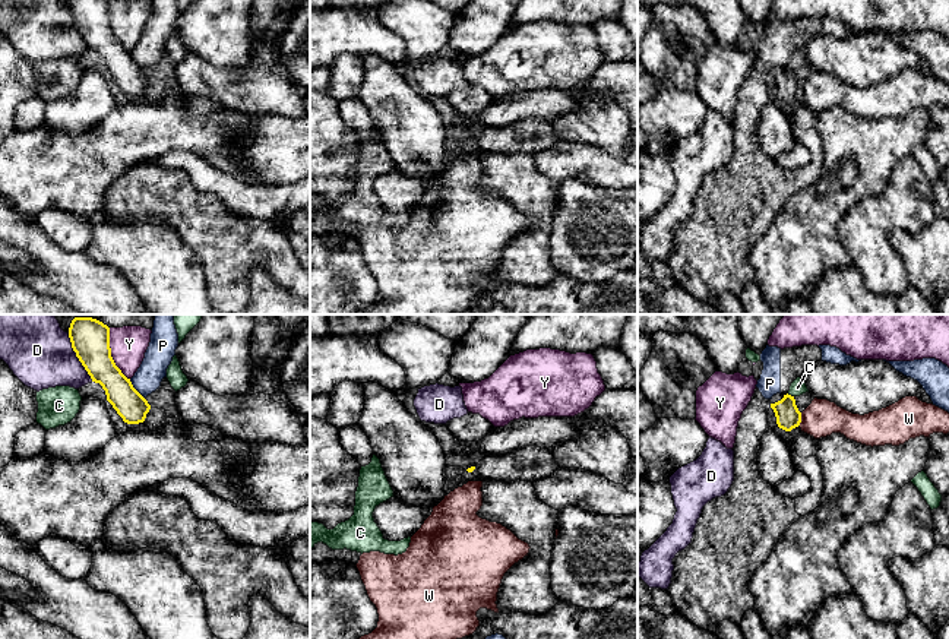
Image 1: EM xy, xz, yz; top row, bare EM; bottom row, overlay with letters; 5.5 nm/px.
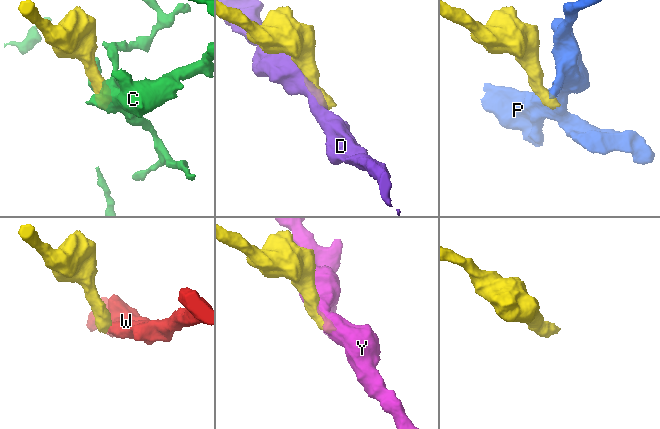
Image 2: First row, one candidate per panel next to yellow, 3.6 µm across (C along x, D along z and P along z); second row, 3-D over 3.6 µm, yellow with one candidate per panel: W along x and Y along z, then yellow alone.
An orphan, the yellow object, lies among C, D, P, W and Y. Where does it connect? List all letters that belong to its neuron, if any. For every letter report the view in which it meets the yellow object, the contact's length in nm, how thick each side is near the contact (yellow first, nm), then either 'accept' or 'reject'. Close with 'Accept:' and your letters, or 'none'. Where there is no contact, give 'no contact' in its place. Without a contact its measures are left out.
C: contact in yz; length 40 nm; calibres 140 and 90 nm; reject
D: contact in xy; length 300 nm; calibres 190 and 340 nm; reject
P: contact in xy; length 140 nm; calibres 170 and 150 nm; reject
W: contact in yz; length 70 nm; calibres 140 and 200 nm; reject
Y: contact in xy; length 300 nm; calibres 190 and 190 nm; reject
Accept: none

